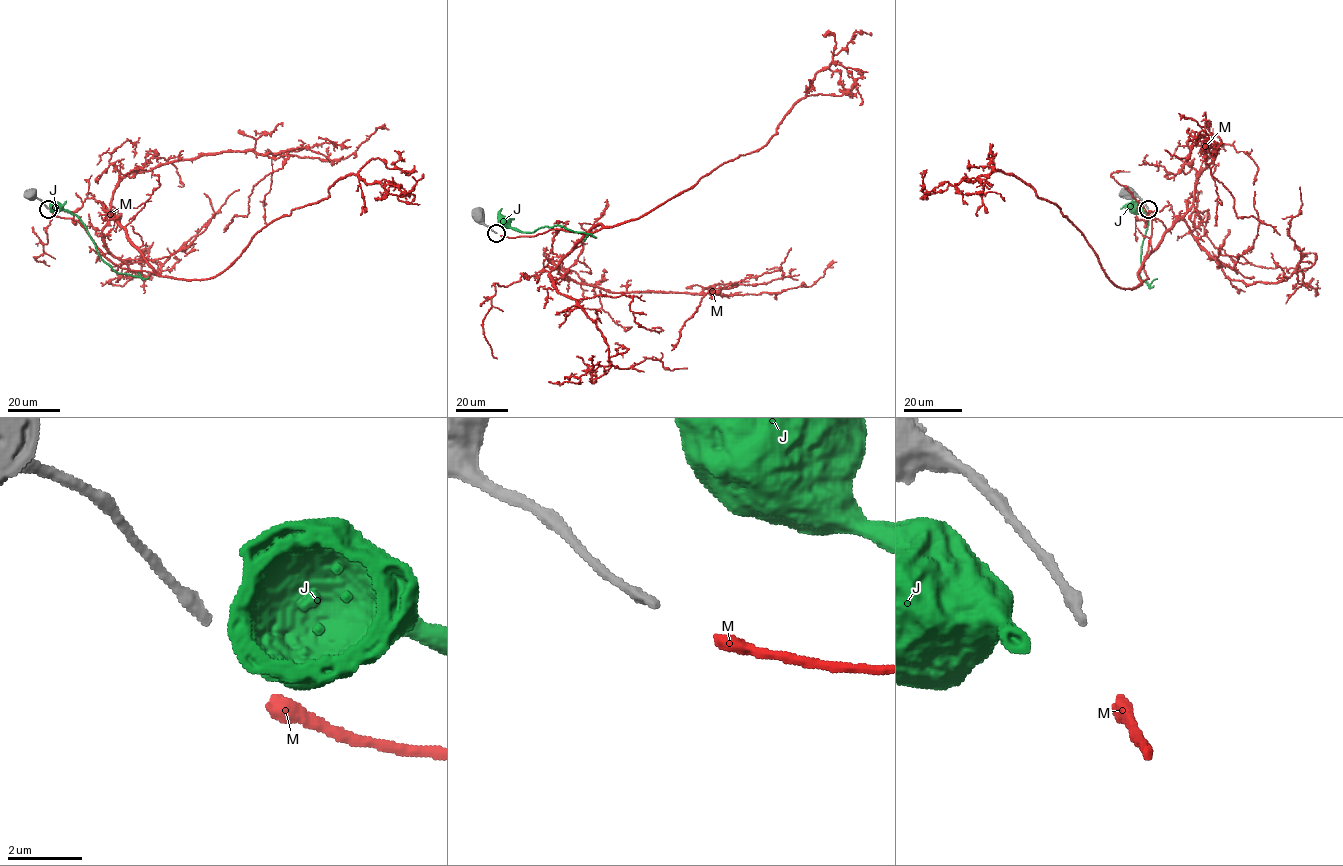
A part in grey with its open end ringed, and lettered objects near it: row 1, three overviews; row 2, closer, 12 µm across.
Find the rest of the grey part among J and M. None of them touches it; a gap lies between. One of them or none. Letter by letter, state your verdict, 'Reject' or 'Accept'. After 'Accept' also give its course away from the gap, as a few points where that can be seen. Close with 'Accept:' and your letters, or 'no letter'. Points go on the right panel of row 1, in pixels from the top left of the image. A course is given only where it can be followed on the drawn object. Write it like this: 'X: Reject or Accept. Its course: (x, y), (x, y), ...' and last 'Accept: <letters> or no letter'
J: Reject
M: Accept. Its course: (1150, 214), (1141, 280), (1145, 259), (1192, 204), (1216, 143), (1217, 152), (1196, 122), (1180, 120)
Accept: M

